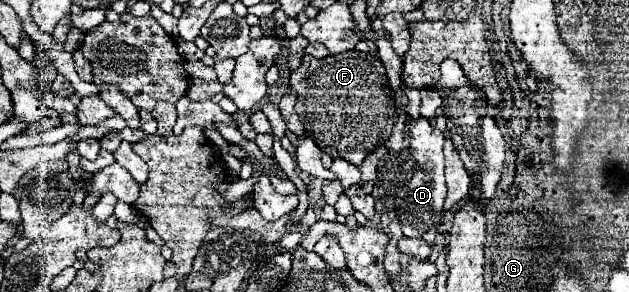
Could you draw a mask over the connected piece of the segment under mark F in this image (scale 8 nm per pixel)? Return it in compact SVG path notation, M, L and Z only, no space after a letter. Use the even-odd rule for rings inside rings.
M347 51L341 55L331 55L327 59L317 59L313 55L305 55L301 59L299 69L295 69L291 73L289 87L299 95L297 115L303 121L305 133L317 143L317 147L323 153L327 153L331 157L341 157L349 163L359 165L379 145L387 143L393 123L395 123L395 93L389 87L389 79L387 79L383 63L377 57L373 57L371 53Z

